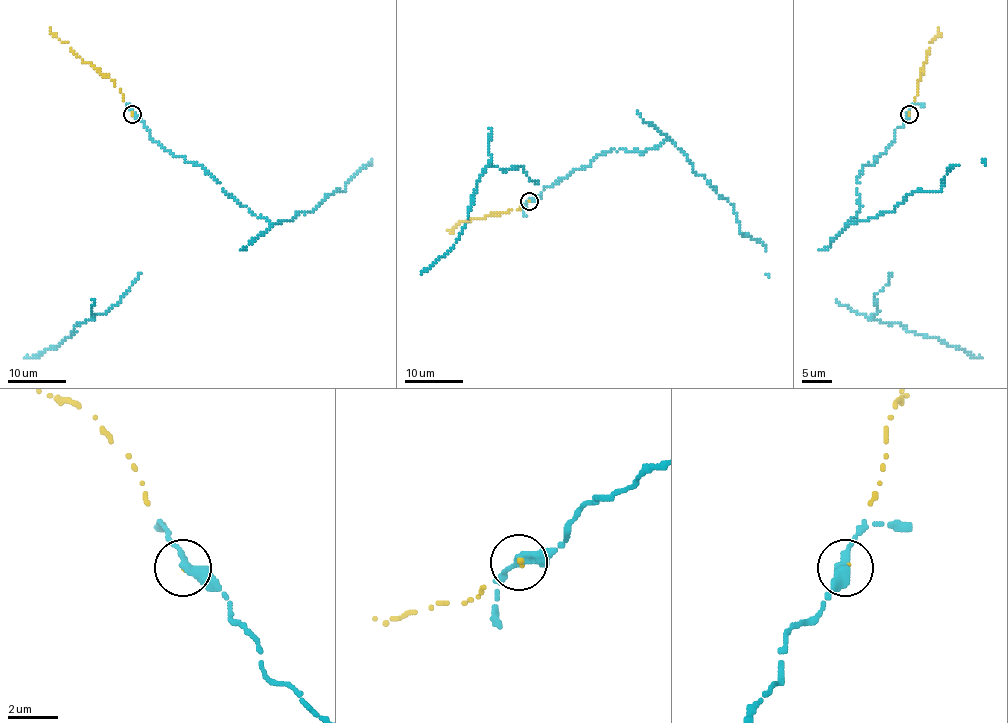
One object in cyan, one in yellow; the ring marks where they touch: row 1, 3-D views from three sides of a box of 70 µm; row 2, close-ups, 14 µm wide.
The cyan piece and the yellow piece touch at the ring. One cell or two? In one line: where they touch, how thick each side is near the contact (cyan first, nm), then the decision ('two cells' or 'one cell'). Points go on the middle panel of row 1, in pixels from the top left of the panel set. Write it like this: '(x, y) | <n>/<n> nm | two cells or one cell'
(529, 201) | 360/110 nm | one cell

